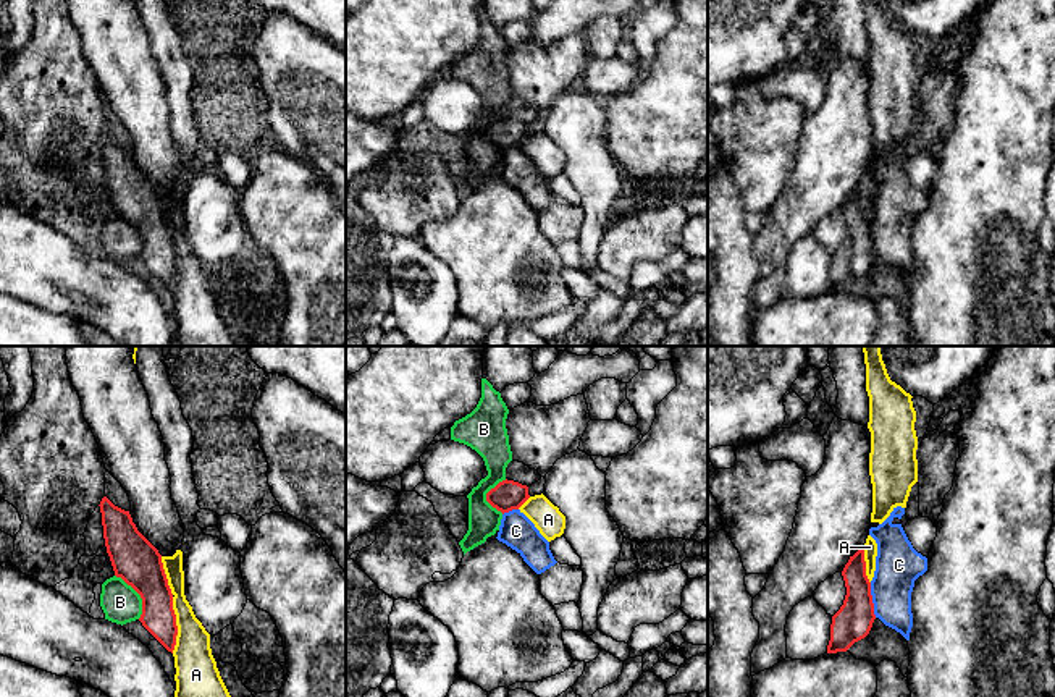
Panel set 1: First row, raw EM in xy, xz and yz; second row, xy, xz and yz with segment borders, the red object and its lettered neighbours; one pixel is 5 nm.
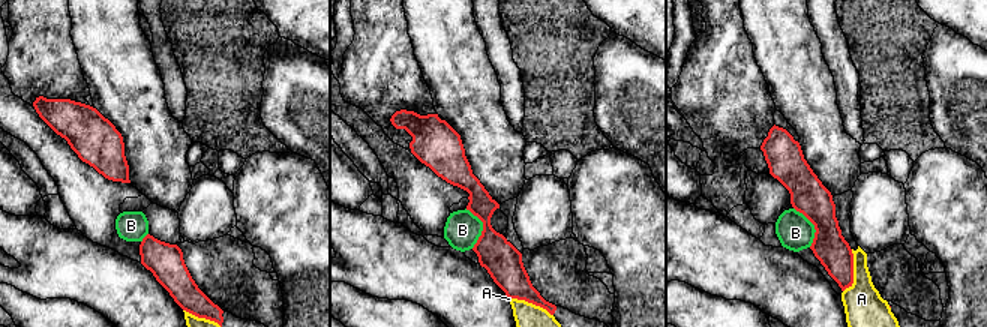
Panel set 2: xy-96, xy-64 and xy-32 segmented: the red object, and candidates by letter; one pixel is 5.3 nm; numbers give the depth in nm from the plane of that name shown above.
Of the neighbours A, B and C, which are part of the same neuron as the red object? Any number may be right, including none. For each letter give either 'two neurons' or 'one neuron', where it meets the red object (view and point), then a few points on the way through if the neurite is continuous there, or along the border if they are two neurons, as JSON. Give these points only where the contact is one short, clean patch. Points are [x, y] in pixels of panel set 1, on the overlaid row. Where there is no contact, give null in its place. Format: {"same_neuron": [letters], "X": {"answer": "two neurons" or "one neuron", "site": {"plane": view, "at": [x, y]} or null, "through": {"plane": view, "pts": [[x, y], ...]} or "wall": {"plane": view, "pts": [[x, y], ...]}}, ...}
{"same_neuron": [], "A": {"answer": "two neurons", "site": {"plane": "xy", "at": [175, 625]}}, "B": {"answer": "two neurons", "site": {"plane": "xy", "at": [139, 594]}, "wall": {"plane": "xy", "pts": [[115, 574], [139, 595], [139, 618]]}}, "C": {"answer": "two neurons", "site": {"plane": "yz", "at": [871, 600]}, "wall": {"plane": "yz", "pts": [[870, 582], [876, 616]]}}}

